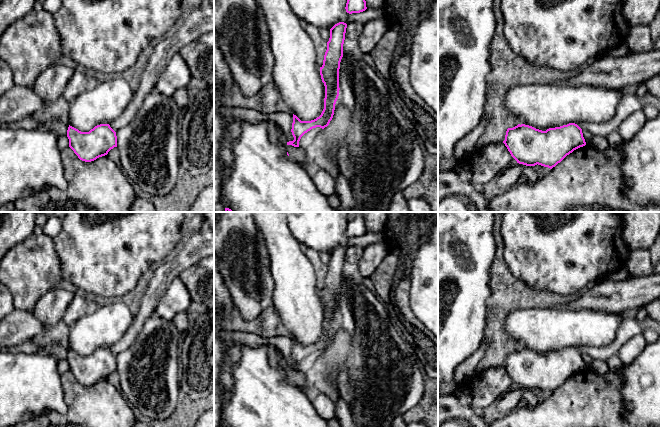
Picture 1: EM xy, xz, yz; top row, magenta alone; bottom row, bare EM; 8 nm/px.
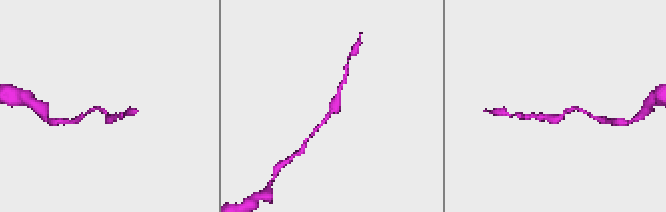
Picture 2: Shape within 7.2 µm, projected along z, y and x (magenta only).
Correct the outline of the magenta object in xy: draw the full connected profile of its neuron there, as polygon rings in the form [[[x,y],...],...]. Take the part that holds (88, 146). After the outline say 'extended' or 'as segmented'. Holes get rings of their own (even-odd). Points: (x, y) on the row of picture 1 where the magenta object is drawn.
[[[109,124],[95,126],[89,132],[81,132],[69,125],[67,130],[69,147],[78,158],[85,162],[91,162],[117,147],[116,132]]]; as segmented

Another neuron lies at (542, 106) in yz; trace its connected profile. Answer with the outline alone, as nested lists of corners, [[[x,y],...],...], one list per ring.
[[[521,84],[510,89],[503,102],[506,110],[517,118],[518,124],[546,131],[569,123],[605,123],[615,116],[623,93],[623,90],[596,86]]]

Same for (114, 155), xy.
[[[114,147],[111,149],[108,154],[108,158],[113,161],[118,167],[121,167],[121,159],[120,159],[120,153],[117,147]]]

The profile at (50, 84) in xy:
[[[52,64],[41,72],[35,80],[33,91],[47,105],[63,95],[74,69],[63,64]]]

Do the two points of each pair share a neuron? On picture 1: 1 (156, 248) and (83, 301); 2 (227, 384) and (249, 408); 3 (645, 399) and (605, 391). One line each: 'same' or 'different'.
1: different
2: different
3: different

